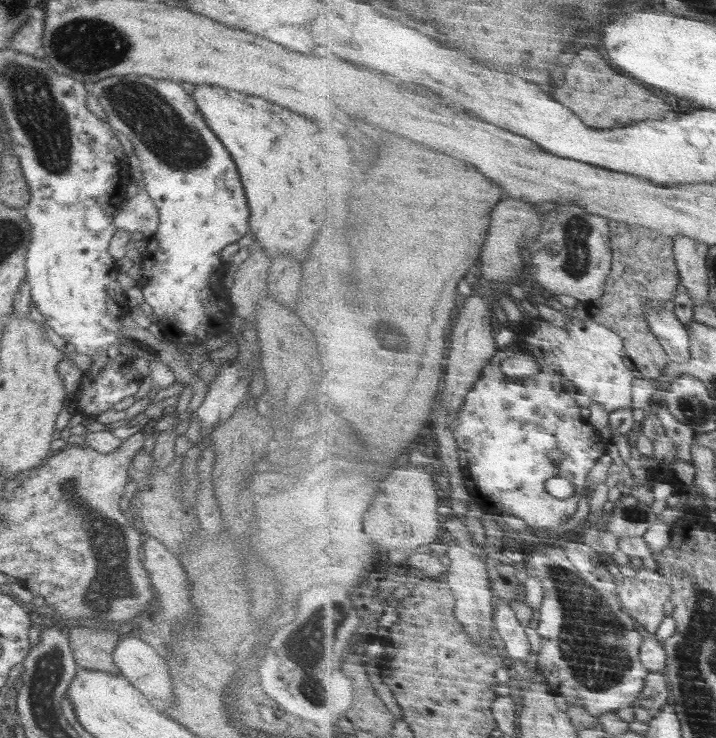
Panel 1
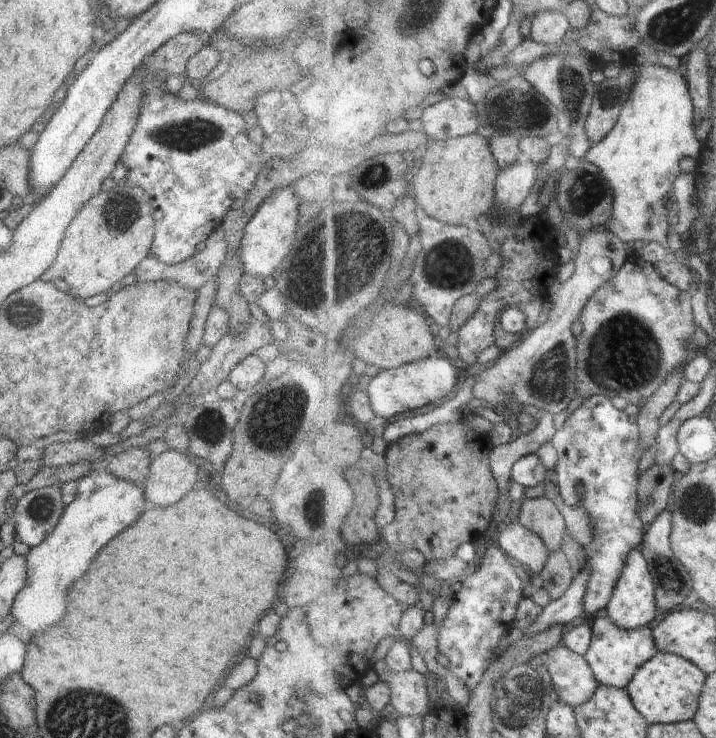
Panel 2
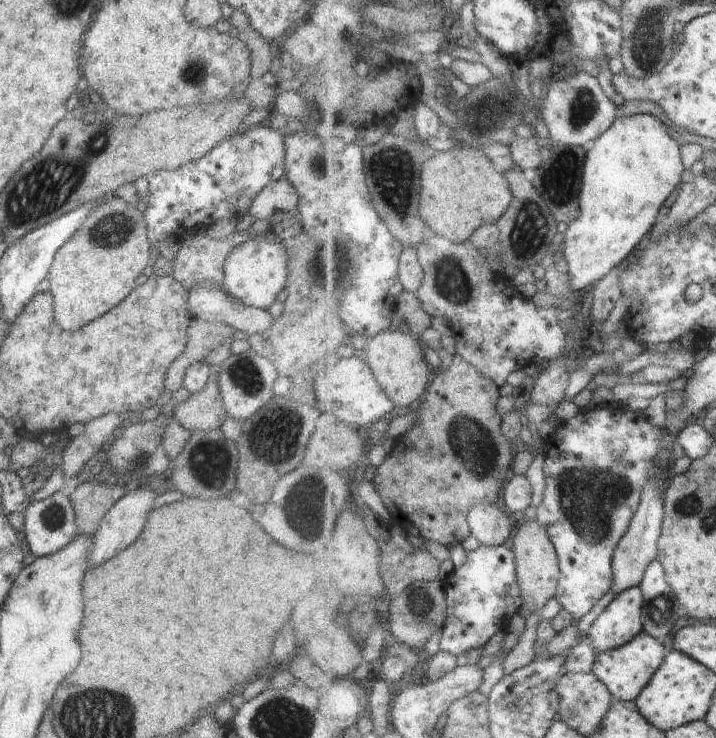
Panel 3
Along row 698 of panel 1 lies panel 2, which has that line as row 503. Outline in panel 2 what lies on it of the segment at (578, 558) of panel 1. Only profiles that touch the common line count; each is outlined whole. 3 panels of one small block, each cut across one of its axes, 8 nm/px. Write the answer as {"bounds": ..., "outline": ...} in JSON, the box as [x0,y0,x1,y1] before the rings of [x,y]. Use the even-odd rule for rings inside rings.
{"bounds":[551,395,647,619],"outline":[[[596,395],[582,402],[551,442],[559,452],[555,470],[566,502],[571,506],[580,502],[578,484],[583,484],[581,502],[595,524],[595,540],[588,547],[593,575],[584,599],[584,610],[592,619],[609,607],[630,553],[642,547],[647,533],[646,524],[637,510],[641,483],[639,466],[646,450],[638,420],[632,422],[630,417],[624,410],[616,408],[610,397]]]}

